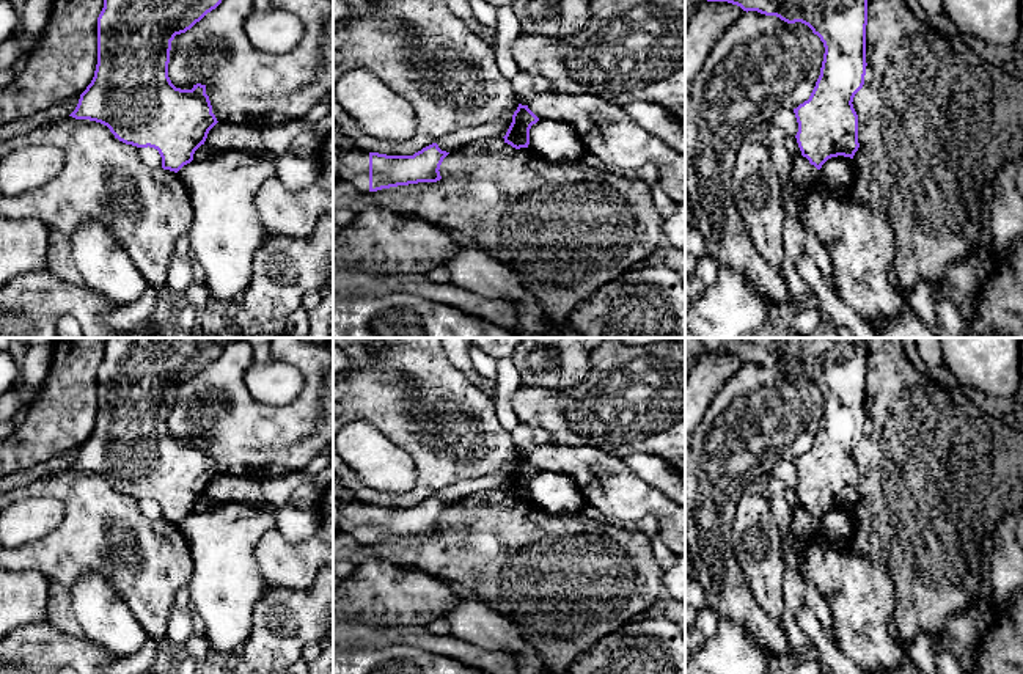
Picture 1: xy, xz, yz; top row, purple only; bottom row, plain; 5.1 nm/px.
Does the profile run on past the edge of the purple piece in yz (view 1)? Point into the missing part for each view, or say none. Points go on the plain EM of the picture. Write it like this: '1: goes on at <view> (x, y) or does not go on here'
1: does not go on here

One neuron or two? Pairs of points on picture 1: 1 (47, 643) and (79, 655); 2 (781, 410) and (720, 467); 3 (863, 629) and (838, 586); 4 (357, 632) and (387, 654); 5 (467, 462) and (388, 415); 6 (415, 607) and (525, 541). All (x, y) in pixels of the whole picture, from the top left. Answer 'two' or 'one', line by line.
1: one
2: one
3: one
4: two
5: one
6: two

